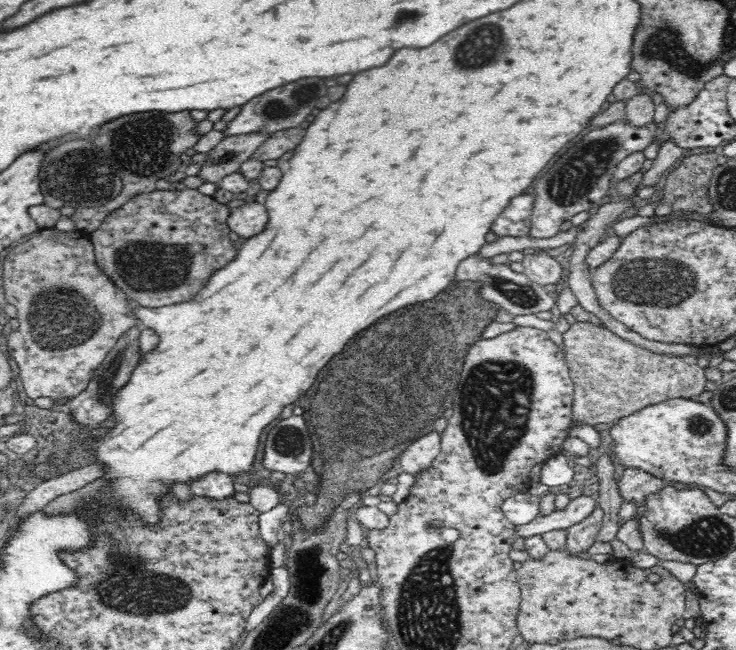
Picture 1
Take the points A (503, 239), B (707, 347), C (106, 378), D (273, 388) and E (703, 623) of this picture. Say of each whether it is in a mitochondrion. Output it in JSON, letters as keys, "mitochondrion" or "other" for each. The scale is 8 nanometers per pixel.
{"A":"other","B":"other","C":"mitochondrion","D":"other","E":"other"}

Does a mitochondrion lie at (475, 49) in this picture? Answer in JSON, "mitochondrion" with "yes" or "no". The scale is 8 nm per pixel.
{"mitochondrion":"yes"}

